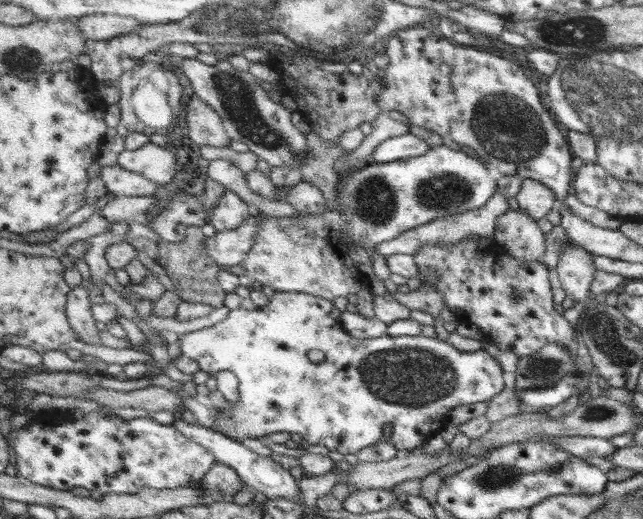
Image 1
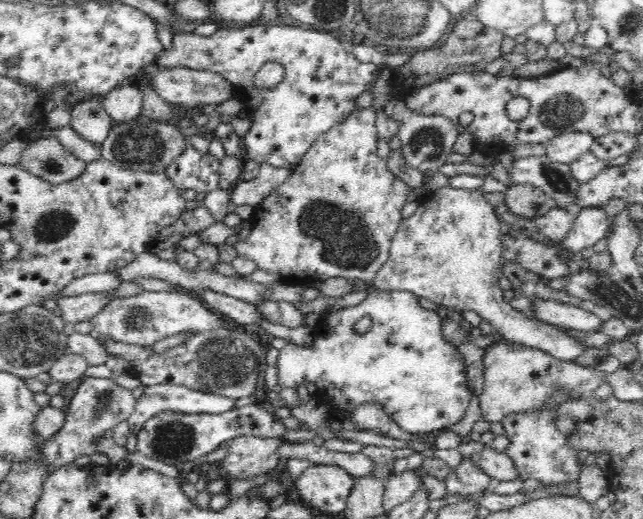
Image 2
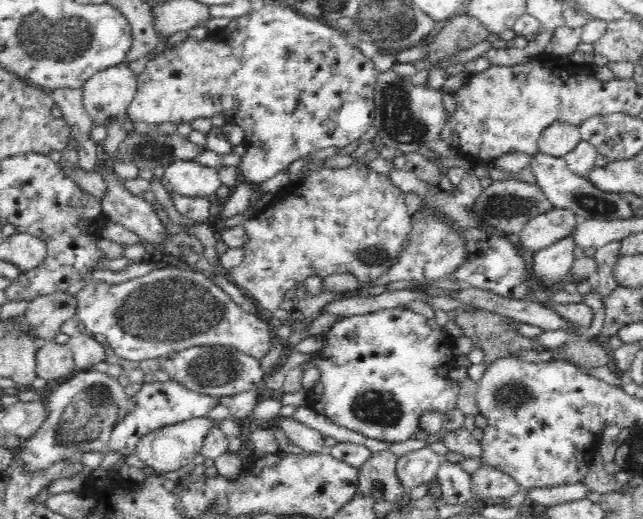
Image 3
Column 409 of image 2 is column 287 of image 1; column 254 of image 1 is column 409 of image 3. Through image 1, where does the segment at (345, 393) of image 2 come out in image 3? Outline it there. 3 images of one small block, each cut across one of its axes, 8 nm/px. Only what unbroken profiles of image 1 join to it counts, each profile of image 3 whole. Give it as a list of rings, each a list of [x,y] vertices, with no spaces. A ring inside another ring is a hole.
[[[398,306],[390,309],[377,310],[373,313],[352,315],[349,317],[343,317],[339,321],[336,321],[330,329],[326,332],[326,337],[328,337],[328,344],[324,348],[320,348],[318,352],[311,354],[310,360],[308,362],[302,363],[302,367],[310,368],[312,366],[317,366],[320,370],[321,378],[315,384],[314,388],[308,391],[308,403],[313,410],[318,413],[327,416],[334,424],[338,426],[343,426],[348,430],[353,430],[354,432],[359,432],[368,438],[373,438],[374,440],[384,440],[387,443],[392,442],[404,442],[404,440],[410,440],[412,434],[419,428],[420,415],[424,410],[437,410],[442,414],[447,414],[449,411],[458,409],[457,401],[459,397],[460,386],[458,382],[454,382],[442,375],[443,366],[451,360],[452,353],[449,348],[444,348],[444,340],[447,336],[442,331],[442,326],[436,323],[435,319],[430,318],[424,314],[418,314],[416,311],[406,310],[403,306]]]

